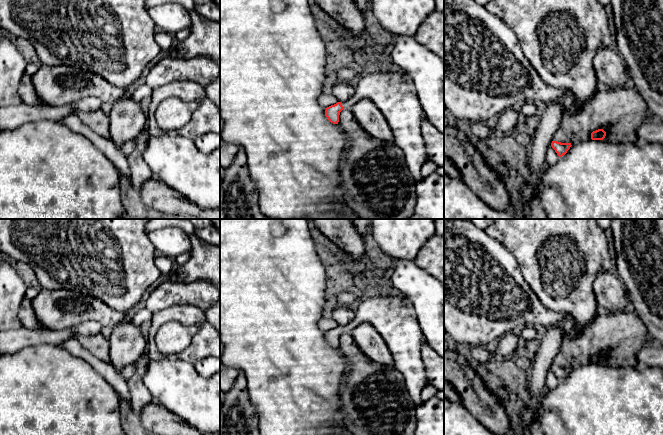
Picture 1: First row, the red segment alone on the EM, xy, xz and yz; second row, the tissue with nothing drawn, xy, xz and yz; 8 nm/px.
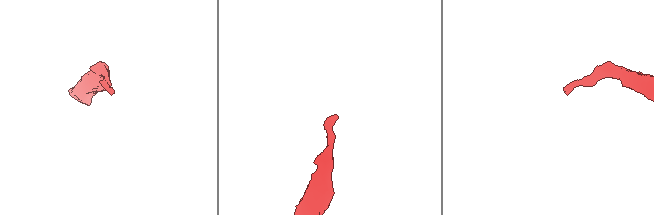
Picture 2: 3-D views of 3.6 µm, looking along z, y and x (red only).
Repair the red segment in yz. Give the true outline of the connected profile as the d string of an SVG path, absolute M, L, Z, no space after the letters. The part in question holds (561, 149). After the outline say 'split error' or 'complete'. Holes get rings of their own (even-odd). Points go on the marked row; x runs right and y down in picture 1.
M553 140L551 143L551 146L555 150L557 155L559 157L562 157L563 155L567 153L567 151L570 149L572 145L571 143L561 143L561 142L557 142Z | complete

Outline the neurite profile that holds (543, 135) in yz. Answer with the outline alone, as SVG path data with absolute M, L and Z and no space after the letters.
M557 102L547 105L541 121L533 131L534 139L529 148L529 169L531 175L537 175L546 166L546 150L553 141L553 135L558 130L563 113L567 108Z

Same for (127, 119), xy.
M131 97L122 98L112 105L109 113L110 135L113 144L120 147L127 141L135 141L140 132L146 129L147 116L141 103Z

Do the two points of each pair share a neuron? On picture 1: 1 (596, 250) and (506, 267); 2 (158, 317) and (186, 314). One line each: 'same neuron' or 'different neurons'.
1: different neurons
2: same neuron

